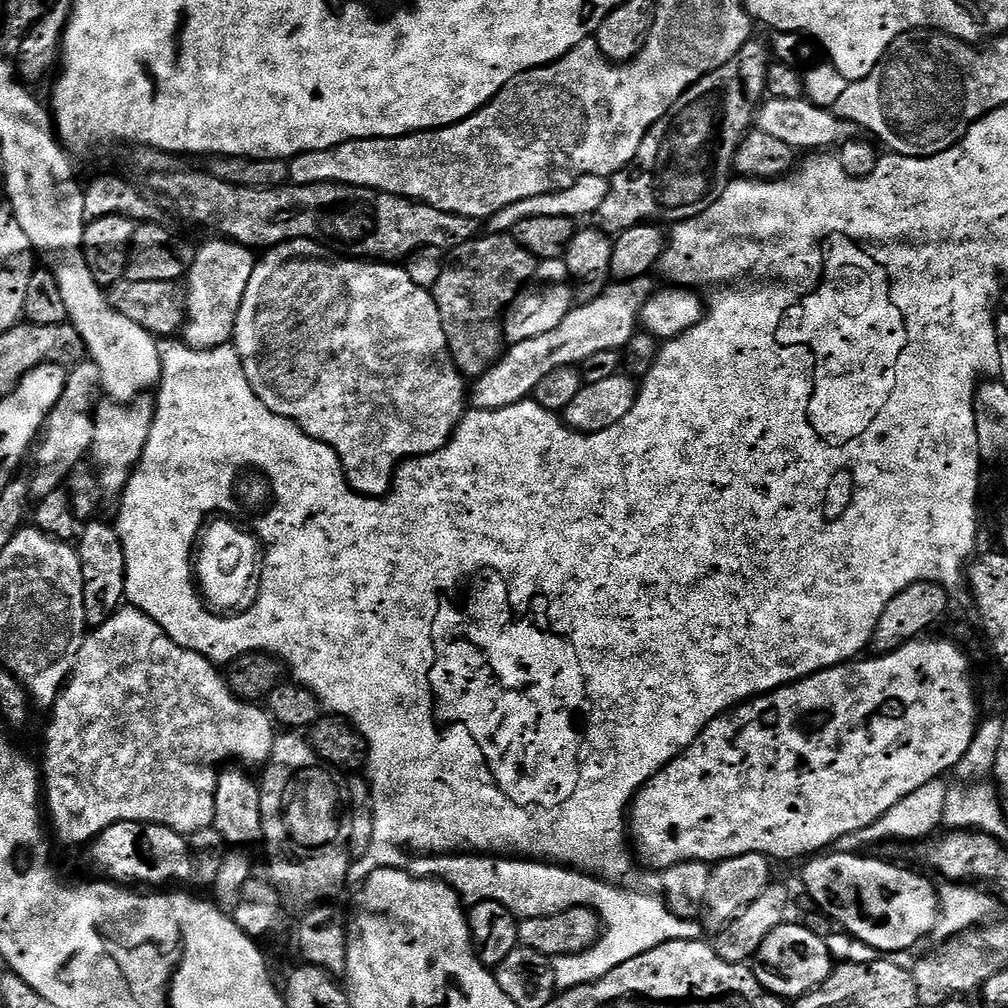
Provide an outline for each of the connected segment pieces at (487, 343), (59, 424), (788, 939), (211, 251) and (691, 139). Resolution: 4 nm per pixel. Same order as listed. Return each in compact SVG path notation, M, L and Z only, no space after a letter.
M480 234L447 253L442 275L430 291L442 314L448 349L461 376L481 376L500 359L506 348L500 319L532 279L537 263L510 234Z
M91 360L81 361L69 371L62 398L48 416L43 438L37 447L37 467L29 481L33 499L42 499L63 487L73 470L91 453L96 430L94 409L100 398L98 394L100 395L101 384L100 371Z
M786 922L778 926L778 930L774 930L766 938L766 942L762 942L754 958L756 981L767 992L773 992L781 998L799 998L812 992L822 982L826 982L834 967L832 952L828 949L829 941L810 934L810 930L804 927L803 923L792 923Z
M212 238L209 244L200 244L192 269L186 277L186 323L182 329L183 343L190 348L223 348L233 339L236 330L238 310L242 306L242 298L246 294L246 286L250 282L250 274L254 274L258 256L251 248L242 244L233 244L227 238Z
M749 42L718 70L707 72L701 80L682 94L678 102L649 130L638 146L638 154L623 170L611 177L606 202L598 213L599 227L609 234L619 234L639 224L672 220L689 220L702 214L726 190L733 179L736 151L753 127L758 116L758 105L765 99L770 56L762 45Z

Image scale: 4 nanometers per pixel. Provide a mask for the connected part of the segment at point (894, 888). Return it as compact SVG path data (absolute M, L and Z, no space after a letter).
M833 851L831 854L820 854L815 858L809 859L807 861L808 866L804 870L804 888L808 891L808 896L813 900L815 907L819 911L823 912L825 916L829 916L833 922L837 925L840 924L849 932L852 936L857 936L855 939L859 943L870 946L871 948L876 948L880 953L885 952L906 952L915 949L915 944L923 938L924 935L931 933L936 925L937 920L940 917L940 898L937 889L931 888L928 885L928 880L924 876L919 876L916 872L911 872L908 868L887 868L884 864L864 864L863 855L853 854L851 852L838 852Z

